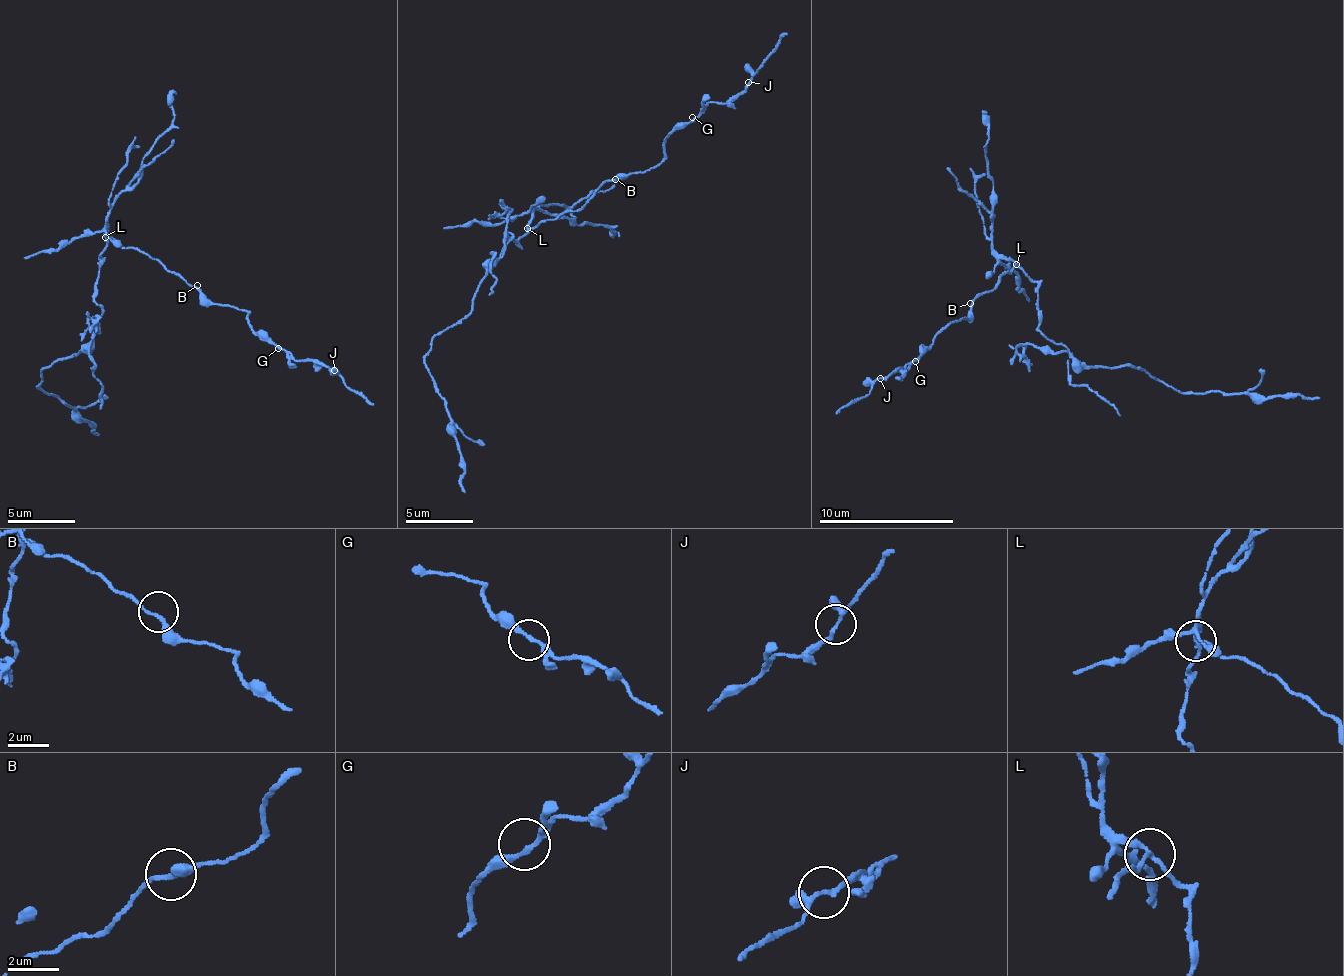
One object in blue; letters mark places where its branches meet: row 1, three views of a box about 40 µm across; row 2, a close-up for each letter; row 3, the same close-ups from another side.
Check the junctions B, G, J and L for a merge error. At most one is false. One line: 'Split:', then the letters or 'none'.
Split: L

